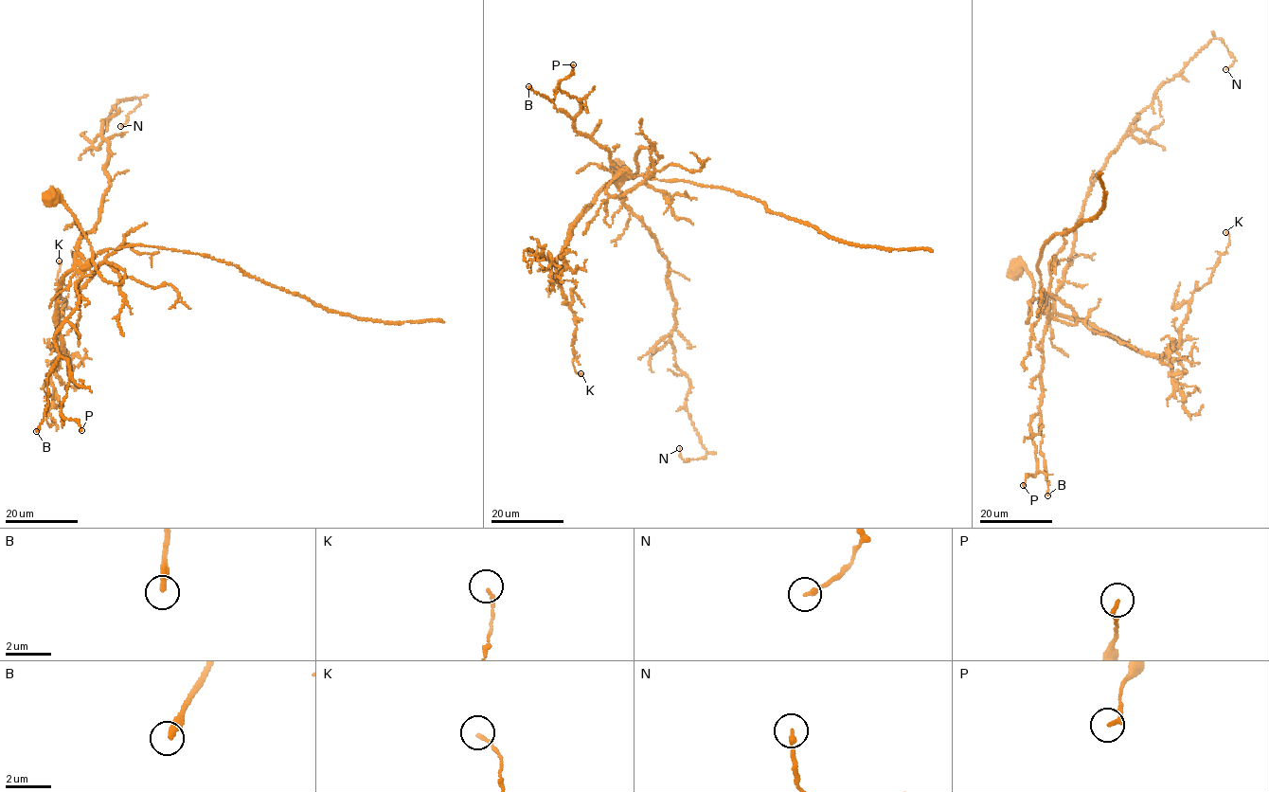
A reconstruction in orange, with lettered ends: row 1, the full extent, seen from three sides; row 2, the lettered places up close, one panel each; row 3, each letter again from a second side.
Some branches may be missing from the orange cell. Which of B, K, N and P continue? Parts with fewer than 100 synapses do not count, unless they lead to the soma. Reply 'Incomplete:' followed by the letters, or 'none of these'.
Incomplete: none of these

